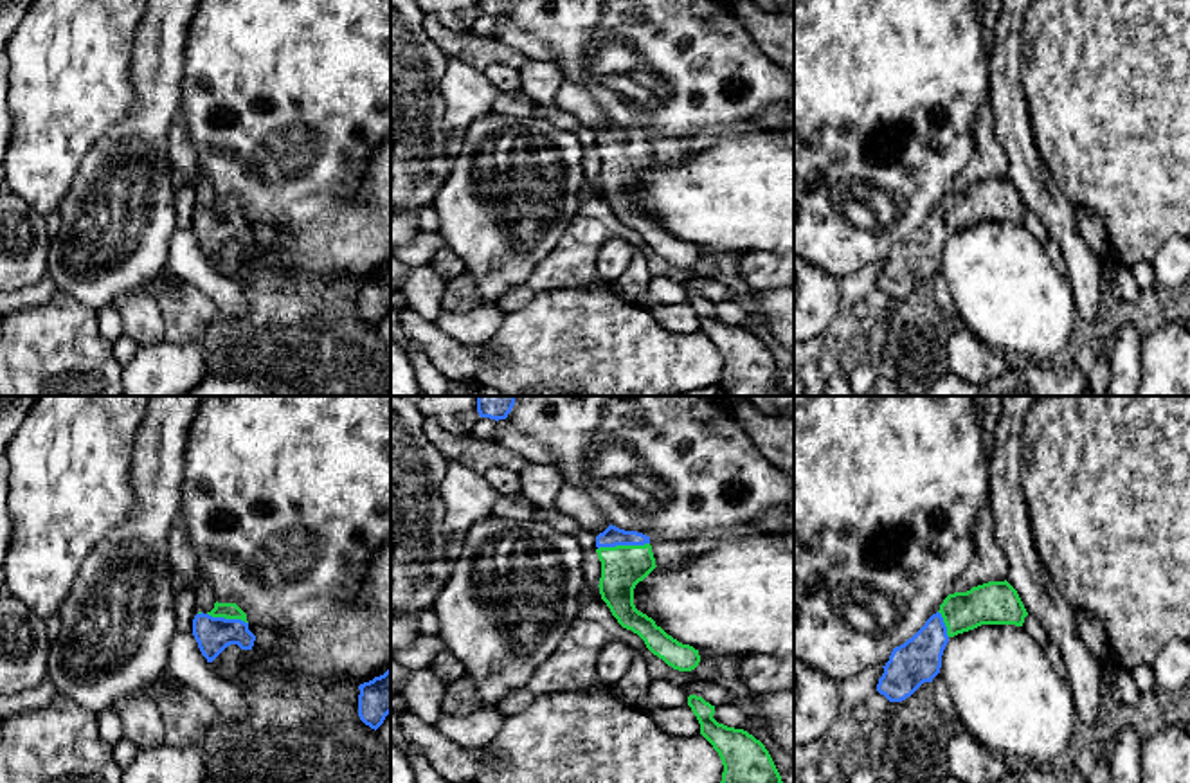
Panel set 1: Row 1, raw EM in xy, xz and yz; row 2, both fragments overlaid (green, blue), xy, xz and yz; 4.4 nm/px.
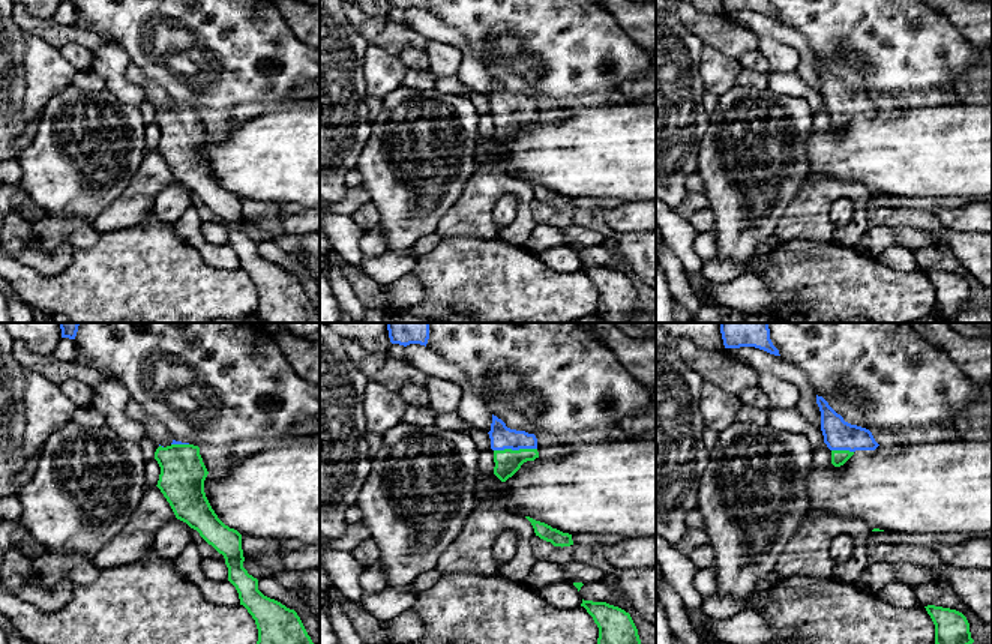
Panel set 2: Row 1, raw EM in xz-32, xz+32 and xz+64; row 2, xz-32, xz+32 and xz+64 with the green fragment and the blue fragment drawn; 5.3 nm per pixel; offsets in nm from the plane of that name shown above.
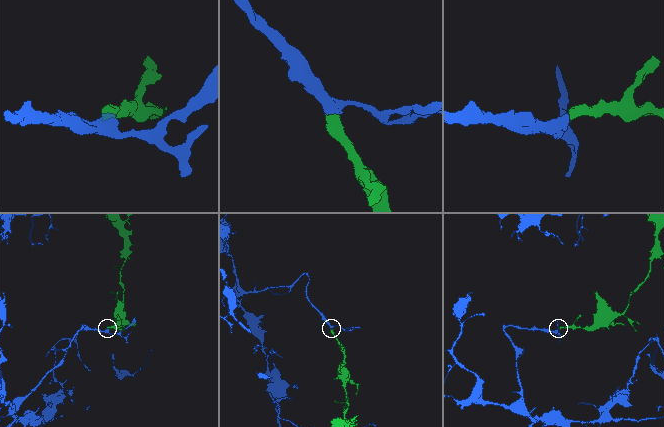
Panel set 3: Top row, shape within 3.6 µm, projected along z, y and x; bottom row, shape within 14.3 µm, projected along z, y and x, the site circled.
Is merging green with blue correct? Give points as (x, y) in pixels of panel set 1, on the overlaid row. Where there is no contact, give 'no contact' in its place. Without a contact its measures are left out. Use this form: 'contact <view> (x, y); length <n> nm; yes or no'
contact xz (623, 546); length 240 nm; yes

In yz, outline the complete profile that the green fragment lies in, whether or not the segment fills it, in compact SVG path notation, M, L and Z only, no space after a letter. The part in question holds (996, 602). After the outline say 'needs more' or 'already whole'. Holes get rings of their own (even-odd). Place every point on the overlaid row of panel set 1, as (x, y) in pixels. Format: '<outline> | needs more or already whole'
M1006 580L949 594L940 610L911 639L893 648L882 666L877 691L889 702L906 700L940 673L942 655L951 637L981 625L1023 626L1026 616L1017 590Z | needs more

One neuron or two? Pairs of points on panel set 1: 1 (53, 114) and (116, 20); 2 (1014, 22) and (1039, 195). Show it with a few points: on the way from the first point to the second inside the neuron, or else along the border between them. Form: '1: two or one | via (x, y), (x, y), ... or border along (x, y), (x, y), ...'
1: one | via (65, 90), (69, 67), (92, 44)
2: one | via (1007, 65), (1007, 96), (1021, 152)

